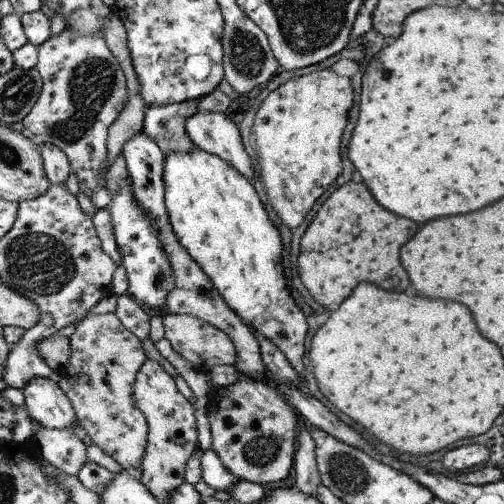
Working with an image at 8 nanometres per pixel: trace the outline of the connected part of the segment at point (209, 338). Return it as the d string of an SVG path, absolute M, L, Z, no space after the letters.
M162 314L165 338L184 360L192 362L194 368L209 371L213 366L235 366L238 360L236 347L230 337L214 325L201 318L185 314Z

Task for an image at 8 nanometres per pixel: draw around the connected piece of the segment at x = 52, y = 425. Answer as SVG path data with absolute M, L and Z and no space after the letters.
M32 378L21 391L30 417L45 429L72 430L79 424L71 400L58 383Z

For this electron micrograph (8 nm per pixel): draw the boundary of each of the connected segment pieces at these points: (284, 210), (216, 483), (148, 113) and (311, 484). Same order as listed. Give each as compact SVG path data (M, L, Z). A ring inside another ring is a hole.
M323 69L287 80L264 100L254 117L260 180L274 212L290 230L304 222L310 208L342 172L340 138L354 102L350 79Z
M211 448L202 450L203 455L200 459L202 467L202 481L204 481L213 492L224 490L230 492L239 481L232 472L224 468L223 460L220 460L219 453L214 452Z
M196 100L184 104L150 106L145 109L142 131L159 144L164 154L188 154L194 150L195 145L188 136L186 121L194 116L197 106Z
M300 428L298 440L300 446L296 450L295 468L291 483L300 492L318 498L318 488L320 488L322 480L320 480L320 474L318 474L318 467L316 466L315 444L312 435L306 428Z

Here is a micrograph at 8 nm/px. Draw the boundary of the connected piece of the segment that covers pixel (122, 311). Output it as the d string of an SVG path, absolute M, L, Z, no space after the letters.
M126 293L118 296L116 314L124 328L135 334L142 342L150 339L150 317L136 301Z

